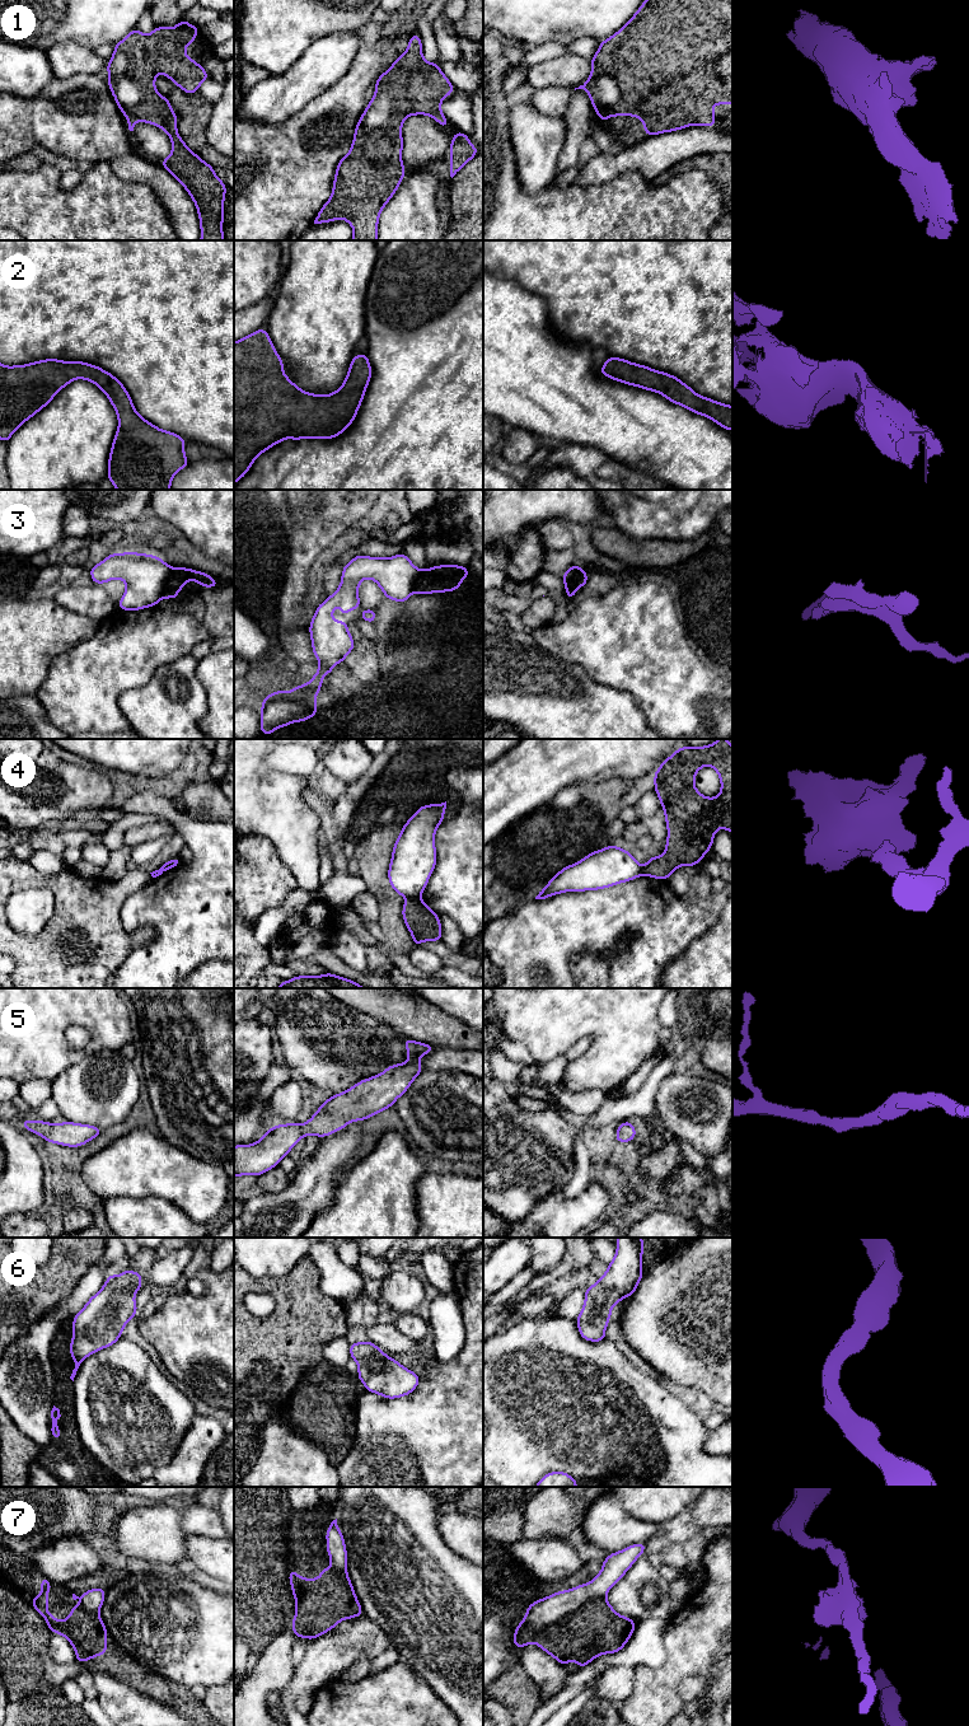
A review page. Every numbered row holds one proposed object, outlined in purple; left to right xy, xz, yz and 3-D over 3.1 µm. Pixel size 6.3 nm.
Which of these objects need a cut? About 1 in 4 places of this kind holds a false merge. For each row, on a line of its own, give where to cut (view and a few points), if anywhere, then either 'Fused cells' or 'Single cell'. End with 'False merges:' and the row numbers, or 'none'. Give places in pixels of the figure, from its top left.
1: No split. Single cell
2: No split. Single cell
3: Split along xy (171, 569), (167, 576), (164, 597). Fused cells
4: Split along xz (417, 896), (407, 899). Fused cells
5: No split. Single cell
6: No split. Single cell
7: Split along yz (604, 1595), (588, 1599), (574, 1610), (544, 1627), (532, 1641). Fused cells
False merges: 3, 4, 7

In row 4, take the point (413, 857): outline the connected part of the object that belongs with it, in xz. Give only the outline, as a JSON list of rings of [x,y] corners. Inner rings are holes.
[[[446,801],[418,808],[402,827],[392,851],[388,880],[402,897],[420,897],[436,866],[435,832],[444,822]]]

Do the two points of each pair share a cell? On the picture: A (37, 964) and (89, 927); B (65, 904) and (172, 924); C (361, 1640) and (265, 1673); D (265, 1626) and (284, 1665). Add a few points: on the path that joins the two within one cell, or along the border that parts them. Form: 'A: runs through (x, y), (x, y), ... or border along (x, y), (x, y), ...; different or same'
A: runs through (52, 949), (57, 932), (66, 926), (74, 925); same
B: border along (137, 892), (120, 912), (129, 935); different
C: border along (295, 1666), (294, 1674), (286, 1684); different
D: border along (289, 1626), (266, 1646), (260, 1656); different

